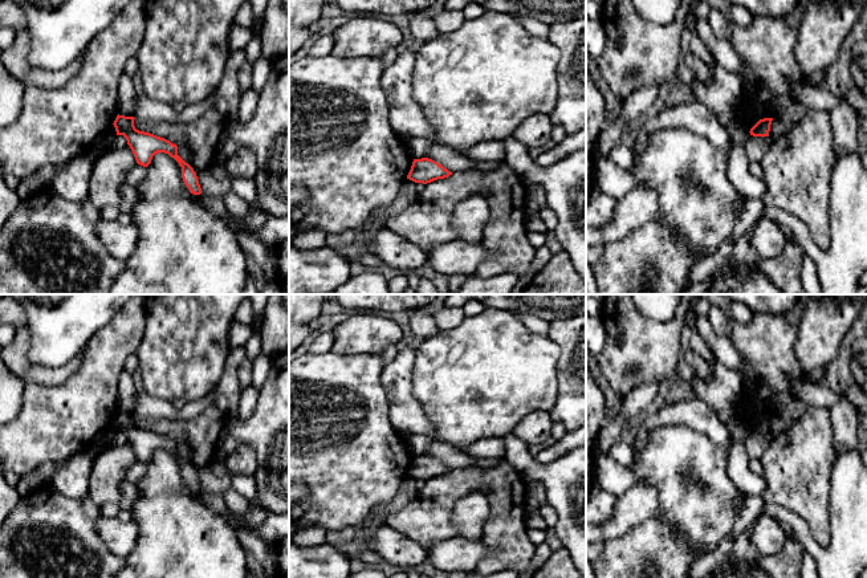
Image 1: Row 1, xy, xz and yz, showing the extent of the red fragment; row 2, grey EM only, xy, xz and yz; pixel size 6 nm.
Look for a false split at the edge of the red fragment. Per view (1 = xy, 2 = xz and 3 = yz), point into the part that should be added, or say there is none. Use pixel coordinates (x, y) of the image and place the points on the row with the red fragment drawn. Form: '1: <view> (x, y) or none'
1: none
2: none
3: none

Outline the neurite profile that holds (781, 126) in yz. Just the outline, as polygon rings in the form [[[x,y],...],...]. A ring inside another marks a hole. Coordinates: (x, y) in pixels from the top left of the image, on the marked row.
[[[790,103],[790,106],[778,117],[774,117],[770,125],[769,137],[778,141],[790,134],[793,127],[801,122],[809,110],[802,103]]]

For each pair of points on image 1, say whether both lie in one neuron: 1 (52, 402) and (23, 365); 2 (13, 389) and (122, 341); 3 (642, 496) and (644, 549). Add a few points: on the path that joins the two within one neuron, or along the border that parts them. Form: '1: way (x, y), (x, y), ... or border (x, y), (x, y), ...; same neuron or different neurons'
1: border (69, 377), (61, 383), (51, 386), (24, 383); different neurons
2: border (24, 383), (23, 404), (16, 415); different neurons
3: border (654, 517), (615, 537); different neurons

